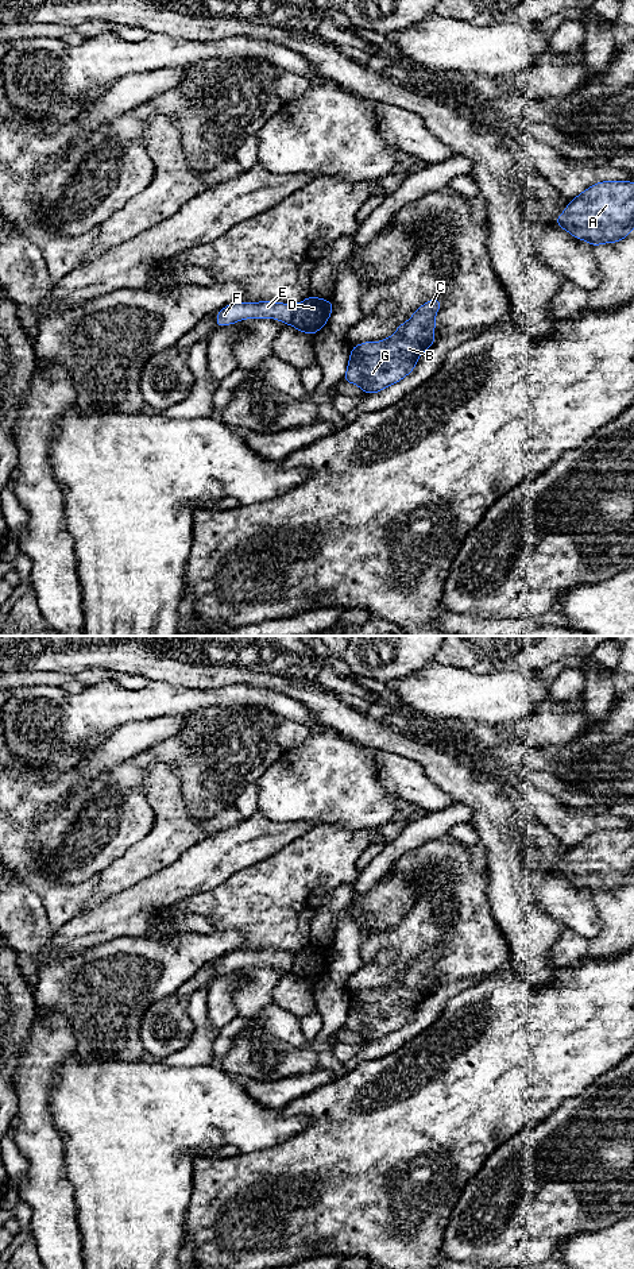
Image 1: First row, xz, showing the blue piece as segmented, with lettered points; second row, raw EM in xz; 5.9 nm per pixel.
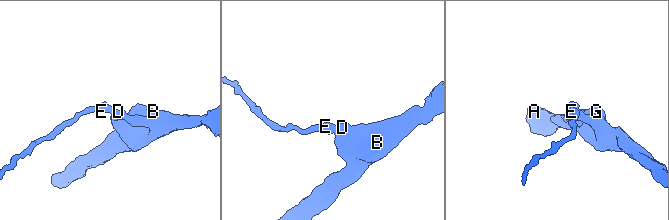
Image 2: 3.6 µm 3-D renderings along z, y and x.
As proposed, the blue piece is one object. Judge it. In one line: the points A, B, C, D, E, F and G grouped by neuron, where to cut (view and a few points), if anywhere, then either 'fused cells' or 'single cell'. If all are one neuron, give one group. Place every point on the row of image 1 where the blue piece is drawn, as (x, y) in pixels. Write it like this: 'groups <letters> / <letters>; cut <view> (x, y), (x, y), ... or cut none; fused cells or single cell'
groups A B C D G / E F; cut xz (296, 305), (289, 324); fused cells

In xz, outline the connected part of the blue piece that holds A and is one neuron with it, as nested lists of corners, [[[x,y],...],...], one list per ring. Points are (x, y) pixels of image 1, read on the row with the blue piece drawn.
[[[600,181],[571,198],[556,224],[592,247],[616,243],[634,227],[634,182]]]

